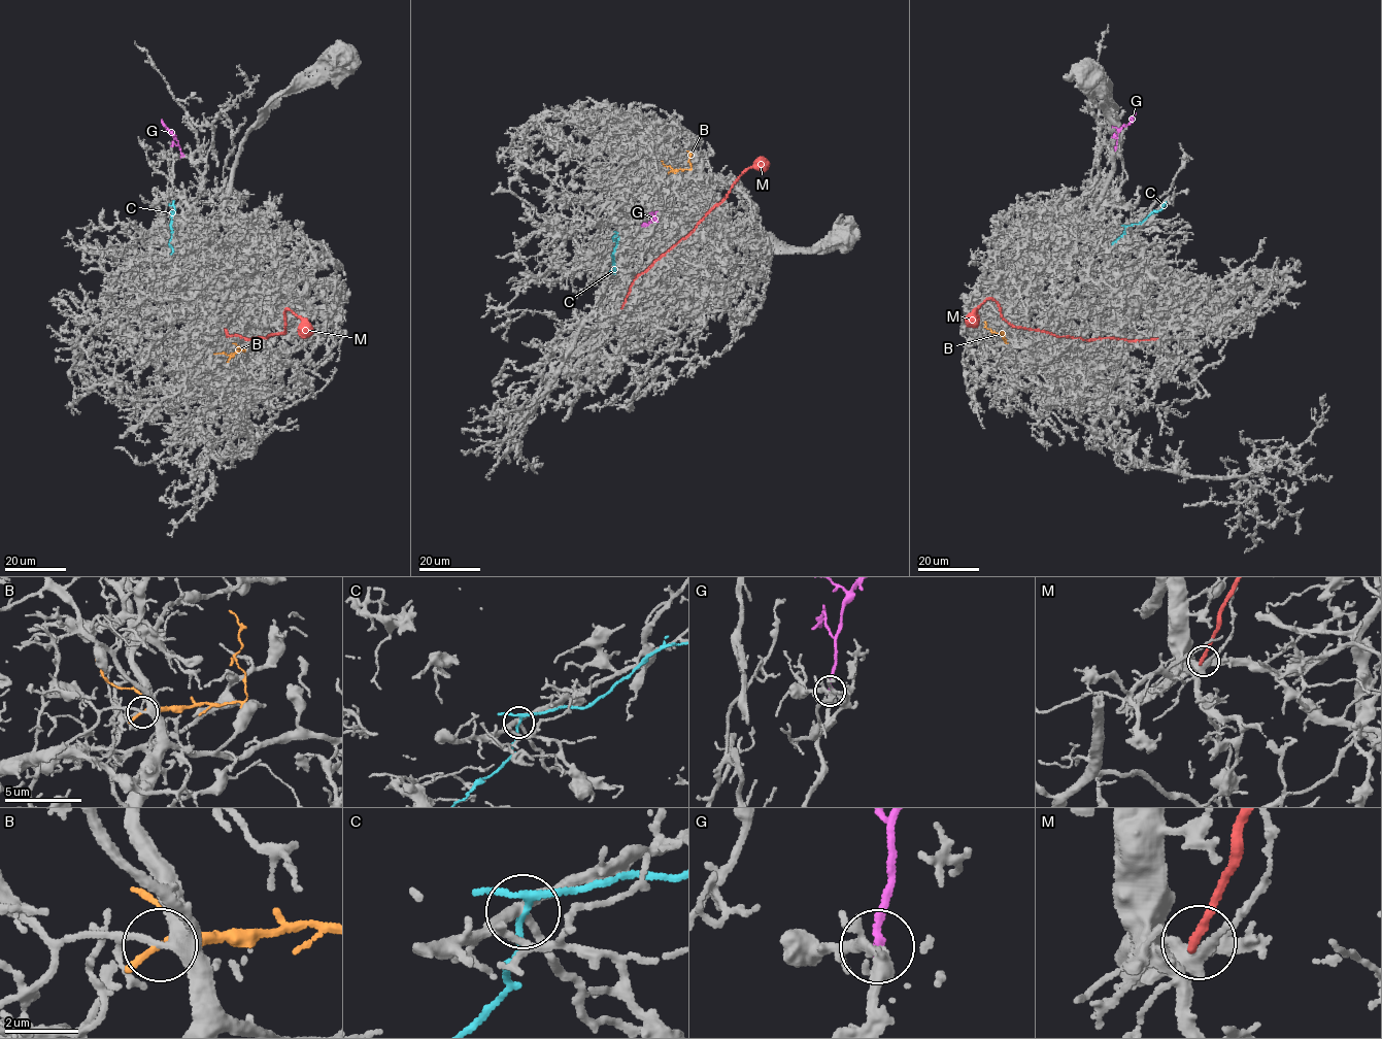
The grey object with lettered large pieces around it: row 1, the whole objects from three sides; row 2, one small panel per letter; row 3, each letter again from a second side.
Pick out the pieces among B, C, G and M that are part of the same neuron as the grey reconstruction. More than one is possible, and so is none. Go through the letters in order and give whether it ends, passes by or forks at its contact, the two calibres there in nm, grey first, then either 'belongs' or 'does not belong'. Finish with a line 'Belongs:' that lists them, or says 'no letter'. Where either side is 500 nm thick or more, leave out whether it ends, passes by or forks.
B: it ends there; 280 nm thick on the grey side, 280 nm on the other; does not belong
C: it forks there; 240 nm thick on the grey side, 150 nm on the other; does not belong
G: it ends there; 240 nm thick on the grey side, 240 nm on the other; belongs
M: it ends there; 400 nm thick on the grey side, 260 nm on the other; does not belong
Belongs: G

